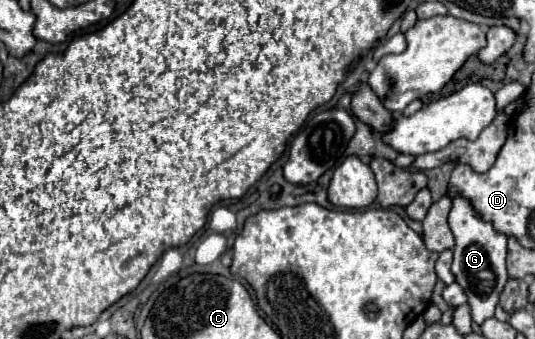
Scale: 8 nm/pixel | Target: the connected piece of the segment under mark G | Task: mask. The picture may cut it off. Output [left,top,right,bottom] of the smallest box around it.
[450,197,508,323]

